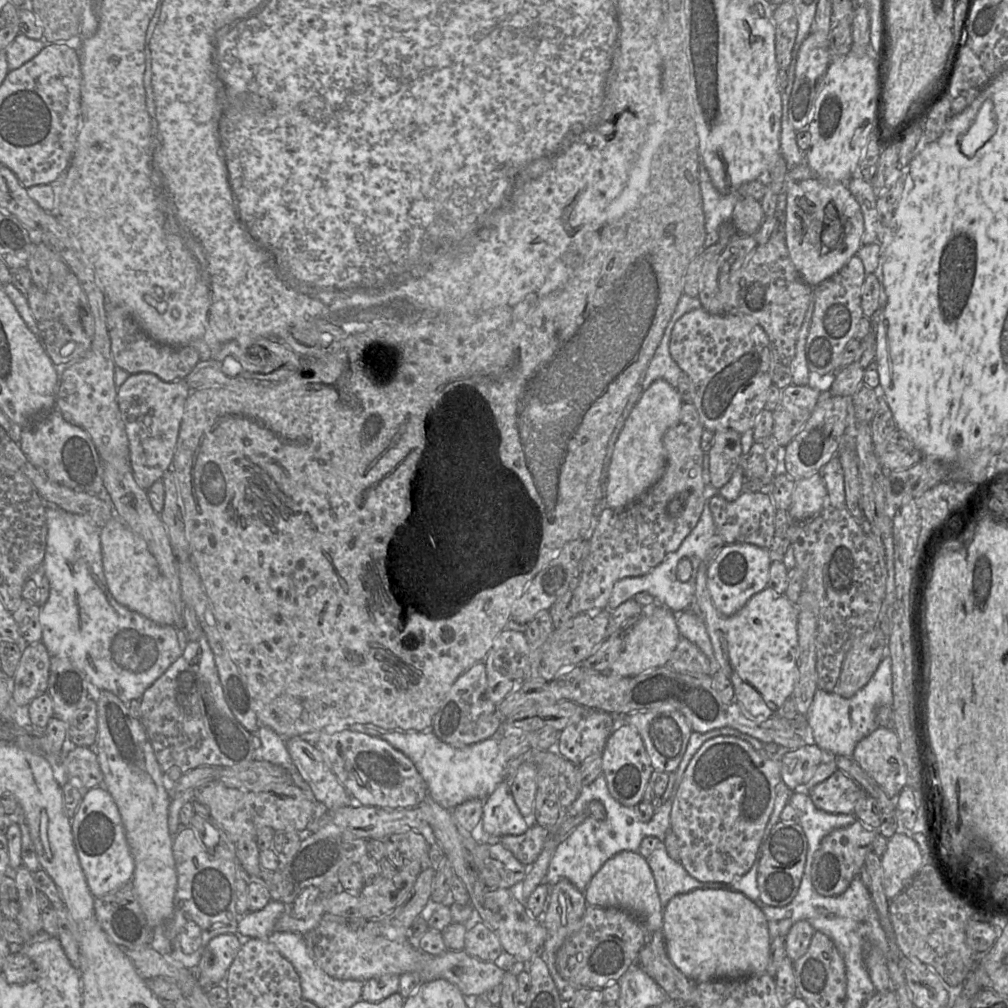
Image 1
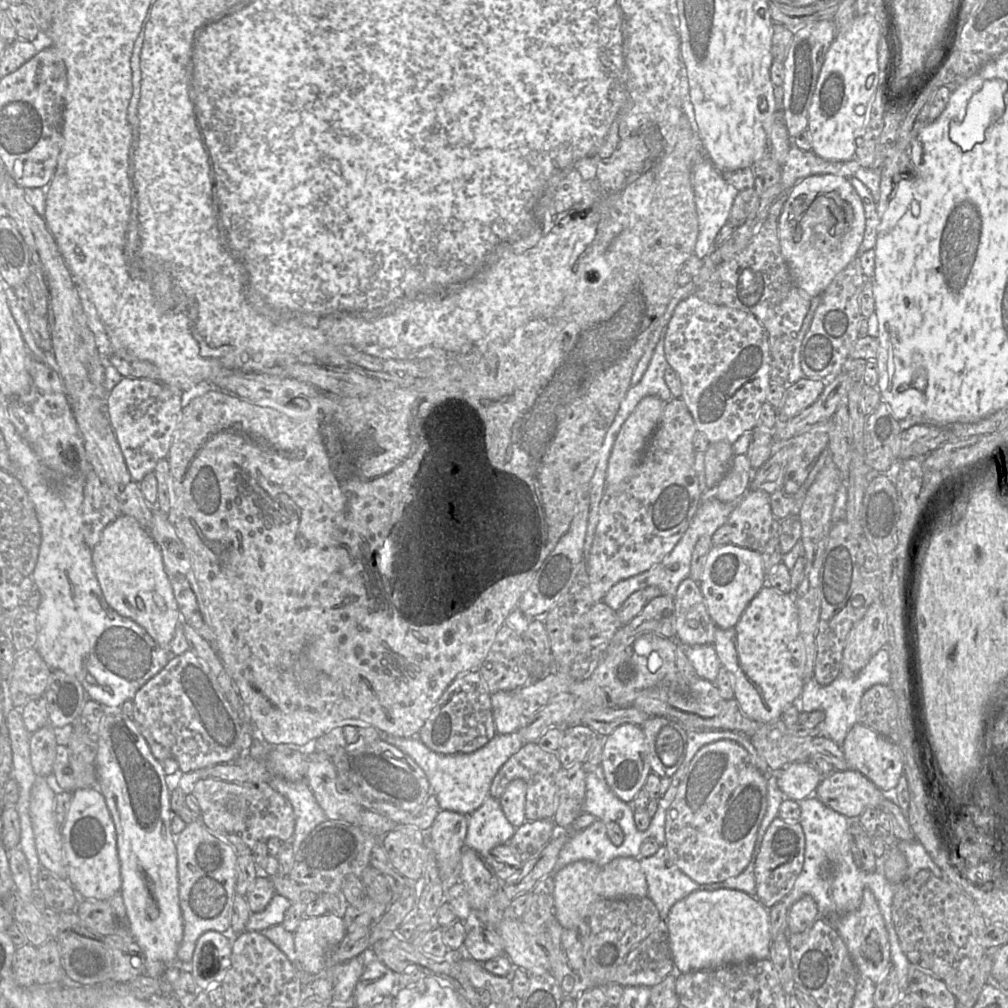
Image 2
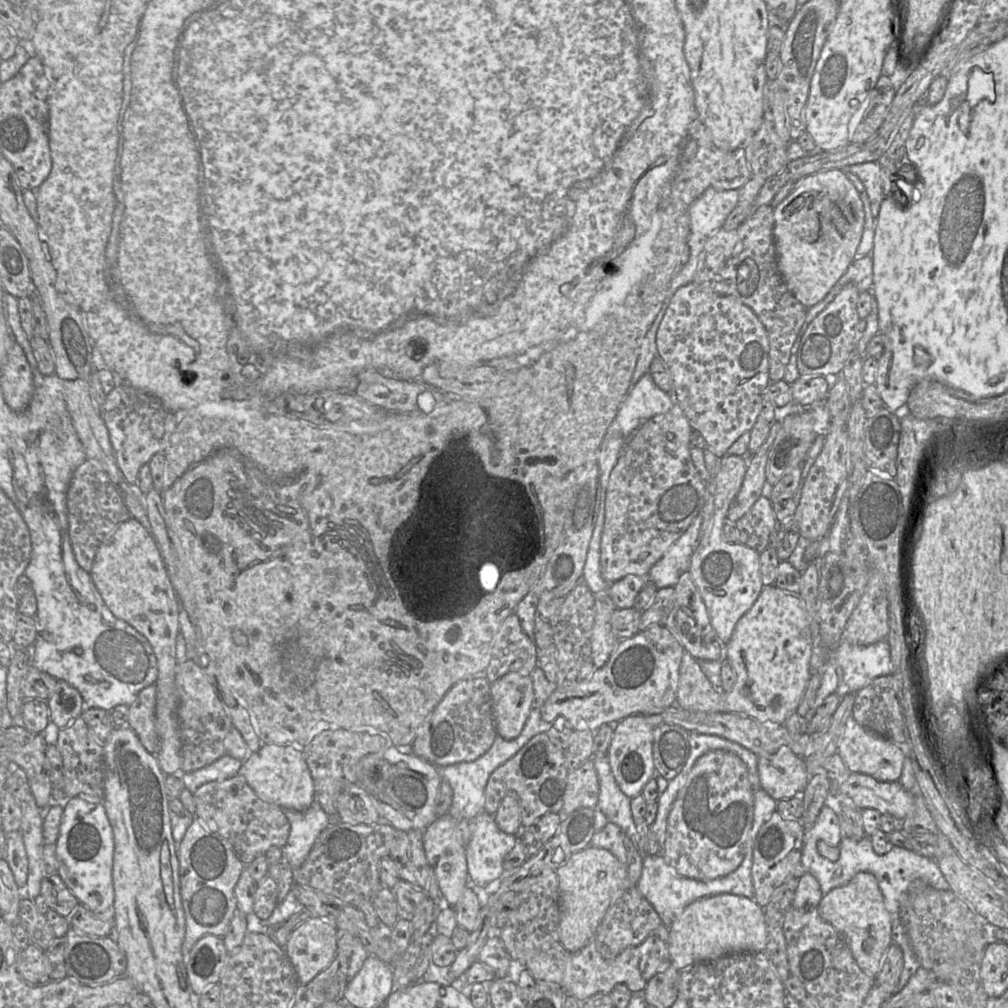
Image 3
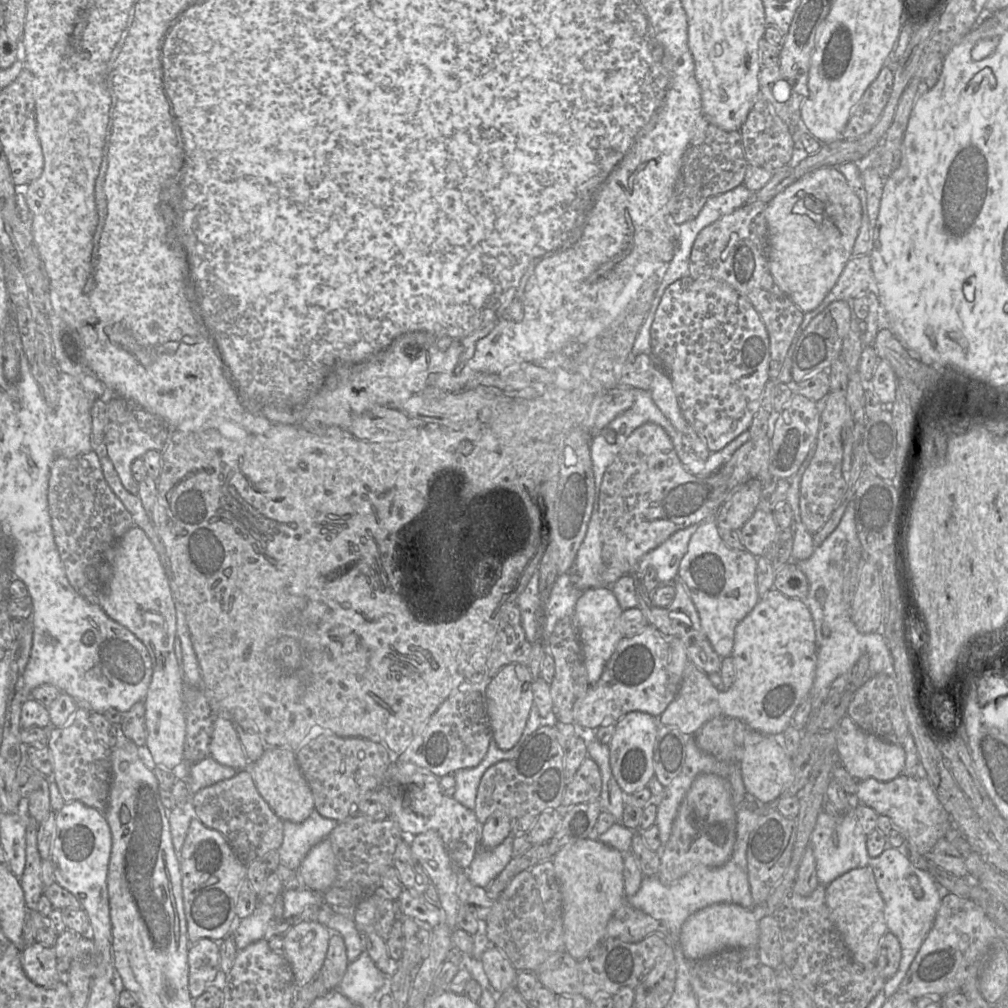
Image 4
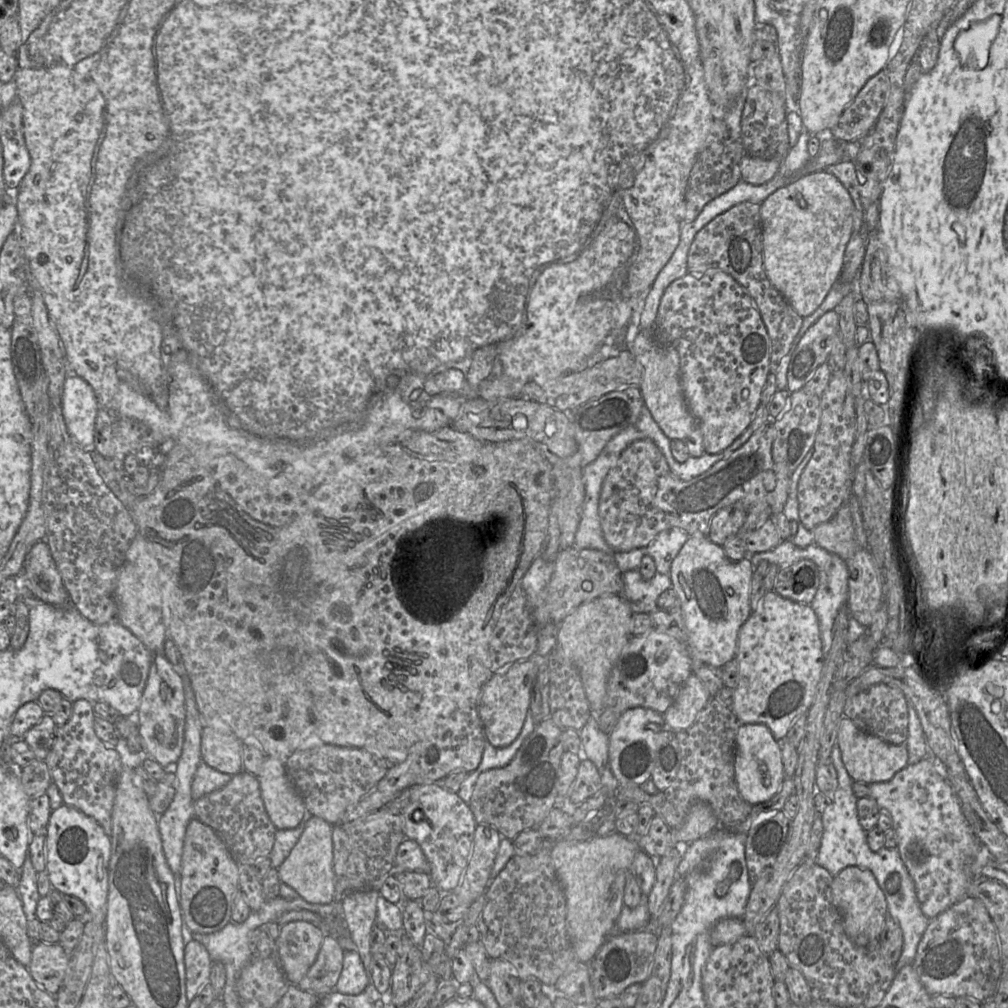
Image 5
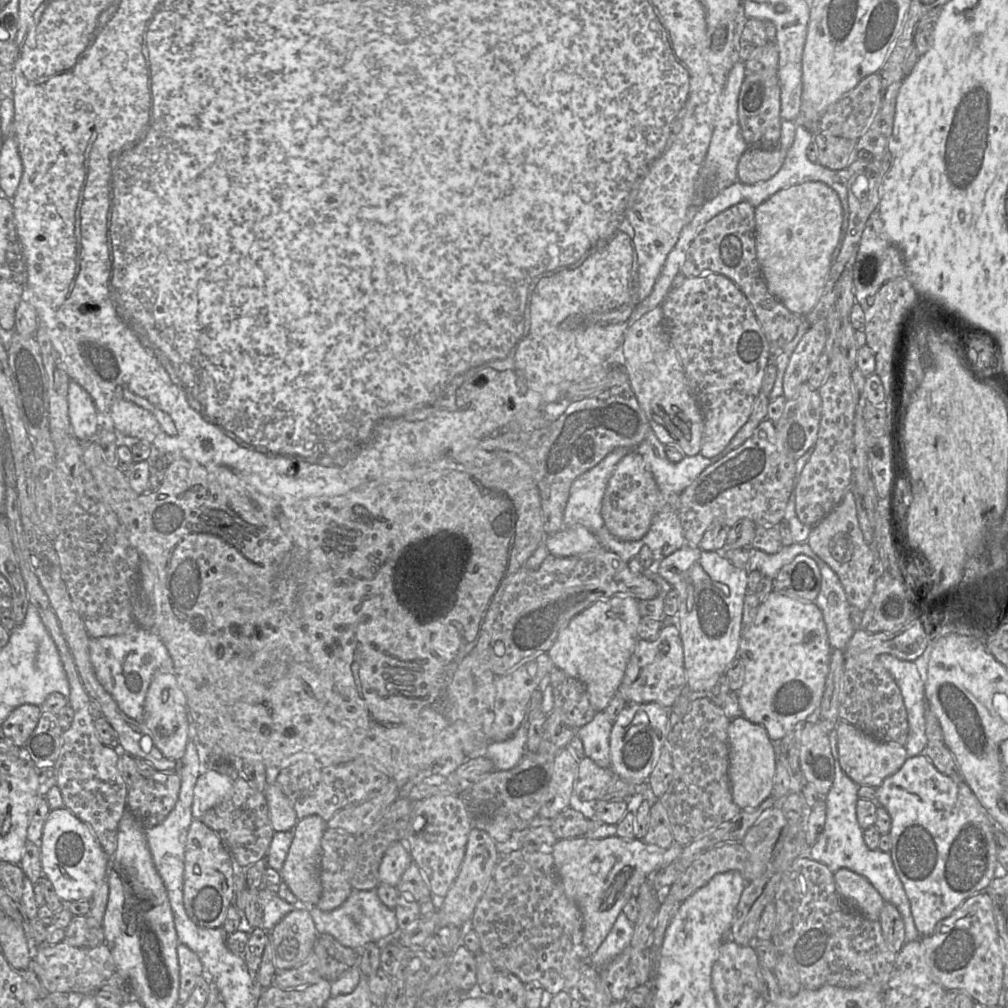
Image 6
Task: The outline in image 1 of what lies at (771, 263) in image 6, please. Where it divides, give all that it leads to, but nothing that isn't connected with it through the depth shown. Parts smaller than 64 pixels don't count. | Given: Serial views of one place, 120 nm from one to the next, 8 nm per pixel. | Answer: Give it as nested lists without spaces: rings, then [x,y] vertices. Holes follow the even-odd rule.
[[[817,177],[789,181],[784,235],[790,258],[803,280],[816,287],[840,271],[862,245],[863,214],[846,182],[826,182]]]

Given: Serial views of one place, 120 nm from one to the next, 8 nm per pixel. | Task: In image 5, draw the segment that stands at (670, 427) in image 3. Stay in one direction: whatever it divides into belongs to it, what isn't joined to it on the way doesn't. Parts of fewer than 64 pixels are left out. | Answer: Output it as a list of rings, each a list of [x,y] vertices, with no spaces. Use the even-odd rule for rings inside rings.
[[[769,422],[756,431],[749,440],[727,458],[689,481],[679,479],[670,469],[657,445],[650,439],[631,443],[608,472],[601,489],[599,518],[607,544],[618,552],[627,552],[648,546],[662,531],[680,528],[688,533],[706,534],[712,517],[721,509],[733,506],[748,510],[756,503],[767,503],[773,514],[783,512],[790,486],[790,475],[779,468],[772,458],[774,428]]]

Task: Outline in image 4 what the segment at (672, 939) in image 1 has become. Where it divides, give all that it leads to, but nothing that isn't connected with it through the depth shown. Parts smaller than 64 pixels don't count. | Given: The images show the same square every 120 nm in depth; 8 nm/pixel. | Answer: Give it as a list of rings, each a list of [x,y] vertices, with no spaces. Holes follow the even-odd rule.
[[[717,903],[690,915],[680,932],[680,945],[690,961],[708,957],[723,949],[749,948],[758,945],[759,915],[756,908],[744,908],[733,903]]]

